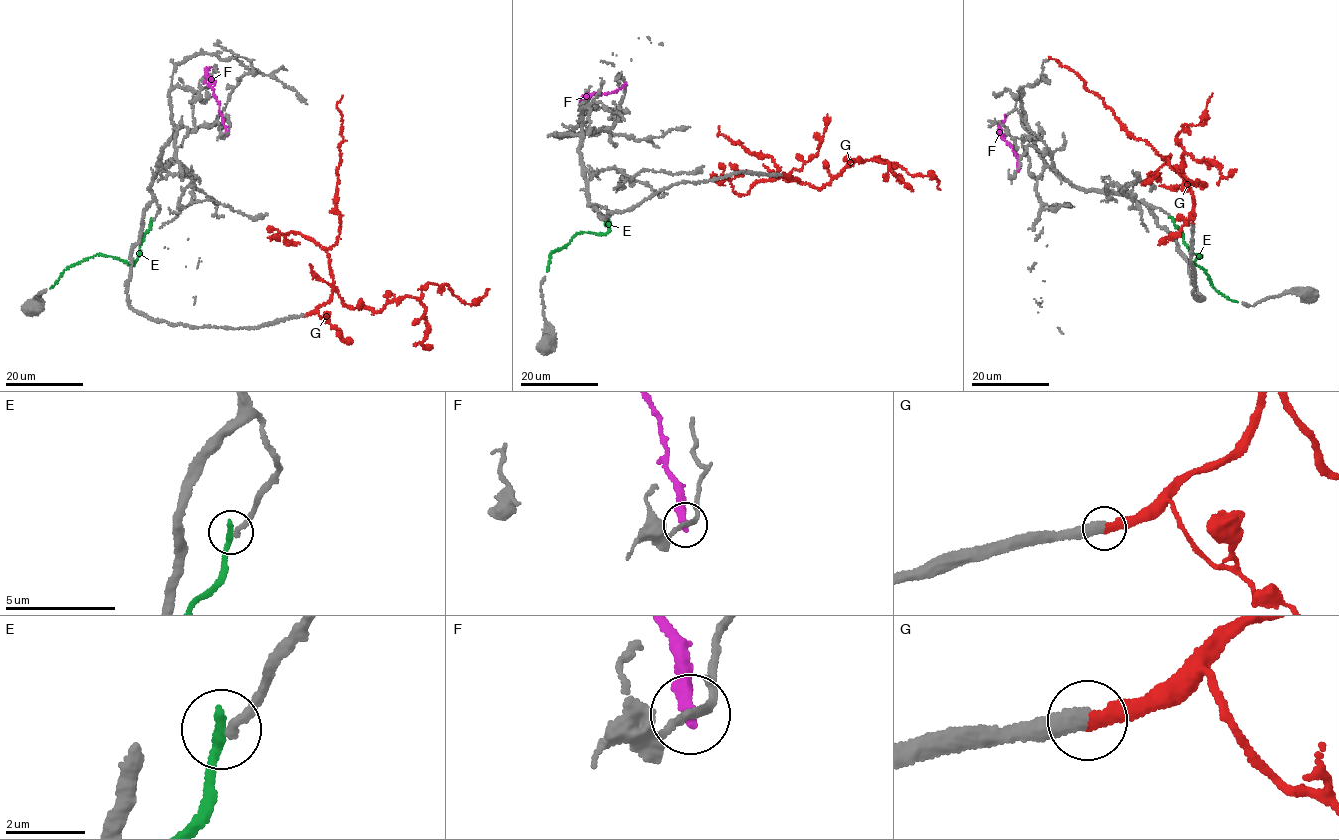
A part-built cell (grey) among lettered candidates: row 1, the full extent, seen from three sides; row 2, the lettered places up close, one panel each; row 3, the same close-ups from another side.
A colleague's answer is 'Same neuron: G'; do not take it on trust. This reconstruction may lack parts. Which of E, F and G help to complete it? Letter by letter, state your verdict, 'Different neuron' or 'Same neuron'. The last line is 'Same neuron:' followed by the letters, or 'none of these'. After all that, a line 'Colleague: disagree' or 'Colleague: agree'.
E: Different neuron
F: Different neuron
G: Same neuron
Same neuron: G
Colleague: agree

